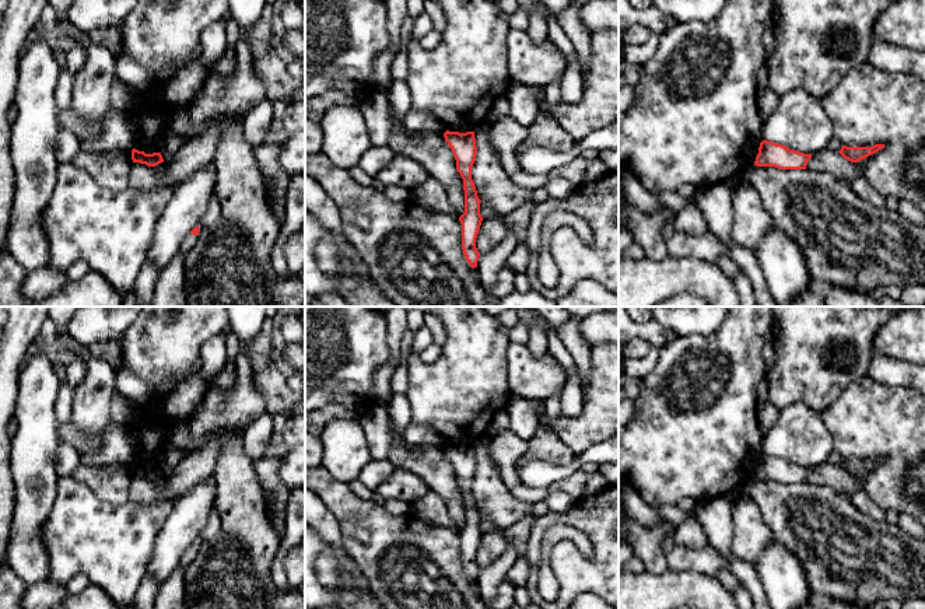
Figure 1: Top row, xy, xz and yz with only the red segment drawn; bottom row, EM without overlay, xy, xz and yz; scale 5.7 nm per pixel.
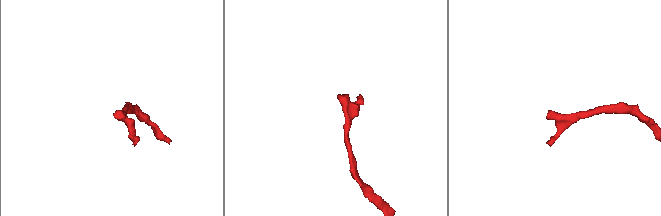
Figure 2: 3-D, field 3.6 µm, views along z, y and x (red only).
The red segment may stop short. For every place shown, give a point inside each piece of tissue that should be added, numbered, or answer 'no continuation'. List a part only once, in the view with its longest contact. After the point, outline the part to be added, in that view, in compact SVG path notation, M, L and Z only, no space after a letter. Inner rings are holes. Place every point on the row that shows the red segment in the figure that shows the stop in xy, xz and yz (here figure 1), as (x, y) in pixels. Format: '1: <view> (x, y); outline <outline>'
1: xy (189, 241); outline M188 234L181 244L179 253L186 255L195 246L195 244L197 242L199 234L197 235Z

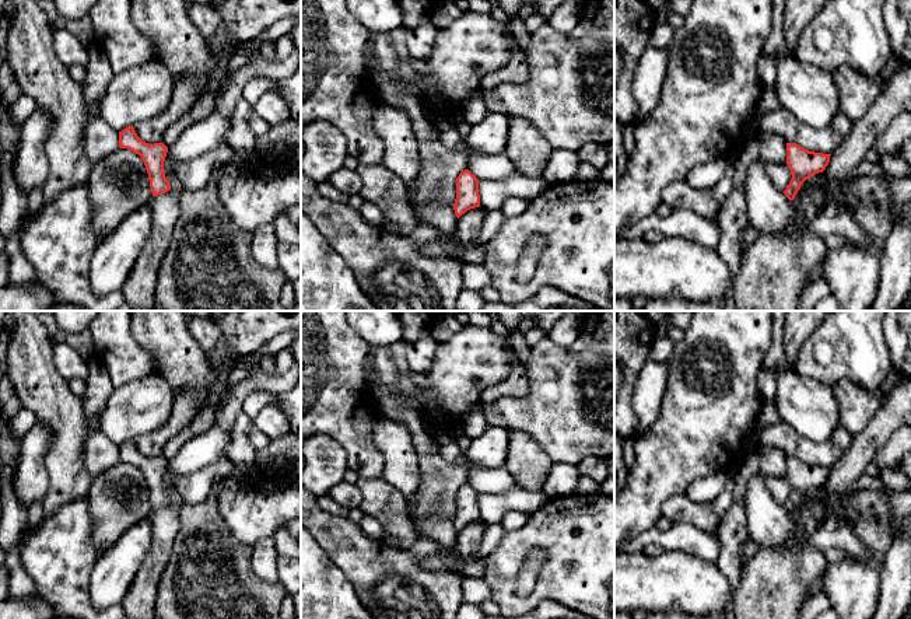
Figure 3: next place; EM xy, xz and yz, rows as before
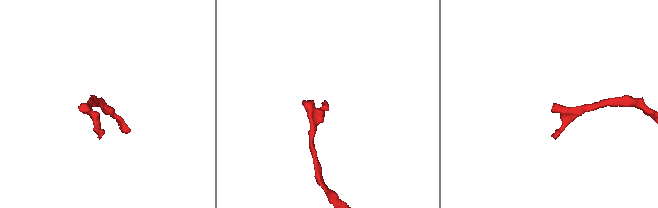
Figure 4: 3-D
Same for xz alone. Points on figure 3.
no continuation

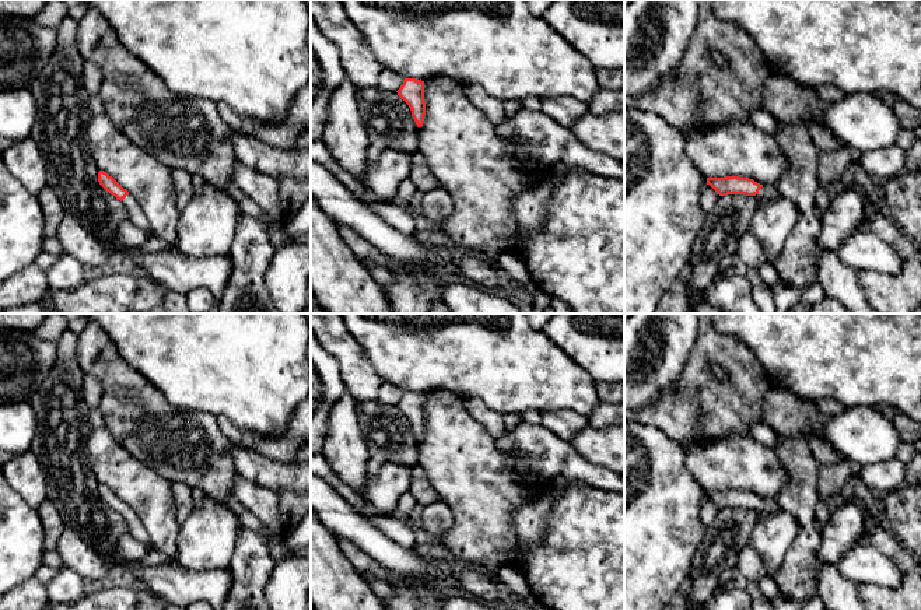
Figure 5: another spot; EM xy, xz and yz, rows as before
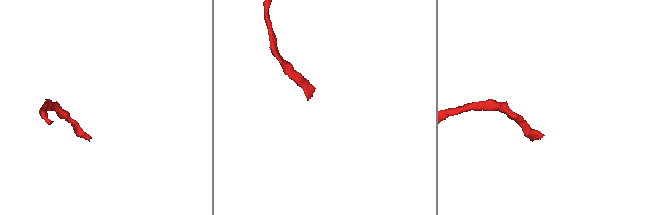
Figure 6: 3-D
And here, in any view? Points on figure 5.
1: yz (767, 193); outline M763 186L759 193L754 196L757 197L761 204L770 203L777 200L781 196L781 192L777 189L777 186Z

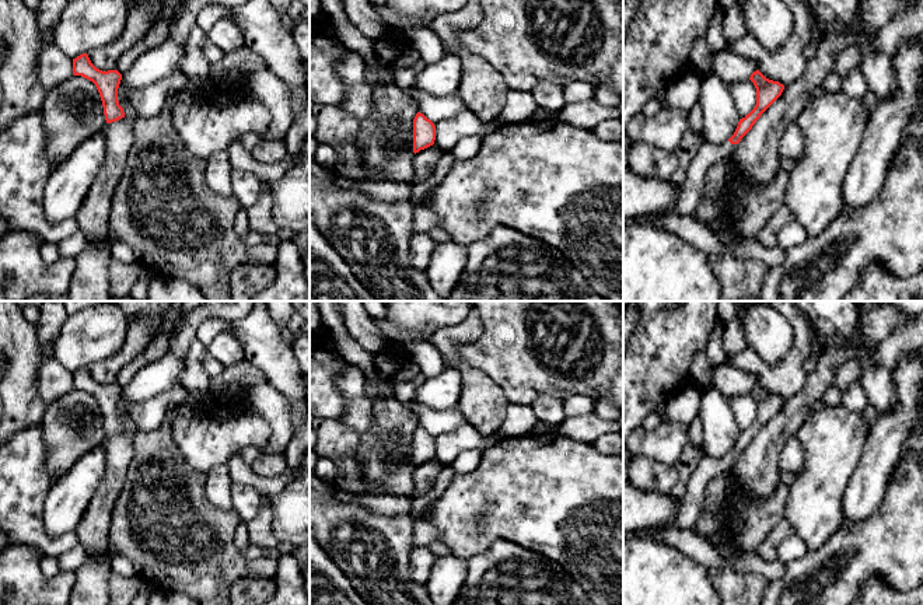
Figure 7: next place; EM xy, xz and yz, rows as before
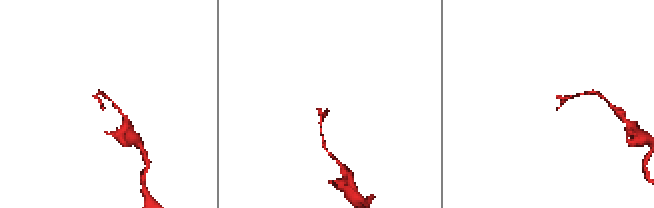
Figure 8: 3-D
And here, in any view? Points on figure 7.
1: yz (709, 154); outline M705 140L688 167L686 182L681 188L679 199L671 214L693 216L703 196L709 169L720 161L730 158L735 147L737 144L731 144L728 140L723 144Z

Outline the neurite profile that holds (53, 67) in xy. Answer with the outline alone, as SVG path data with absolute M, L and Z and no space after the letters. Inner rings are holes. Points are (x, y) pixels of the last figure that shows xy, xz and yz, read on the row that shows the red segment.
M43 43L38 56L36 76L45 92L74 76L73 59L55 43Z

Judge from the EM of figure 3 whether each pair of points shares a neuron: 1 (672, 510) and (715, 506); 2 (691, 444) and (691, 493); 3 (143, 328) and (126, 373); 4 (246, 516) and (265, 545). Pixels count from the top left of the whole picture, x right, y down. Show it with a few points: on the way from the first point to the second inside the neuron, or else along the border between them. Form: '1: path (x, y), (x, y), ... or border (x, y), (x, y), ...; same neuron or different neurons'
1: path (683, 510), (704, 510); same neuron
2: border (722, 471), (696, 479), (683, 493); different neurons
3: border (129, 325), (133, 339), (156, 362), (157, 369); different neurons
4: border (272, 537), (263, 537), (252, 545); different neurons

